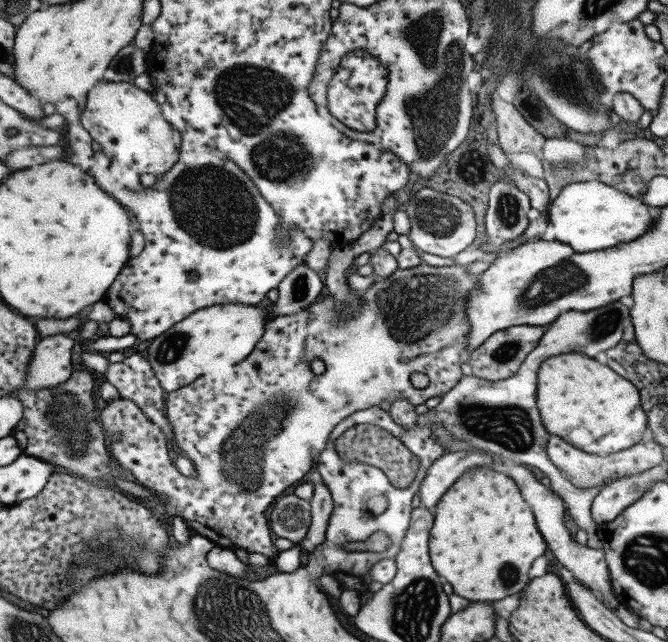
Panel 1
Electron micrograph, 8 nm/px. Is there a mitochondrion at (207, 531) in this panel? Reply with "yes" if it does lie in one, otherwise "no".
no

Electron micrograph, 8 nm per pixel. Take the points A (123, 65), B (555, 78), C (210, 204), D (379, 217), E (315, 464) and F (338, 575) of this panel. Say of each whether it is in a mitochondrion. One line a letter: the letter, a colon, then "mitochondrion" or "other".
A: mitochondrion
B: mitochondrion
C: mitochondrion
D: other
E: other
F: other

